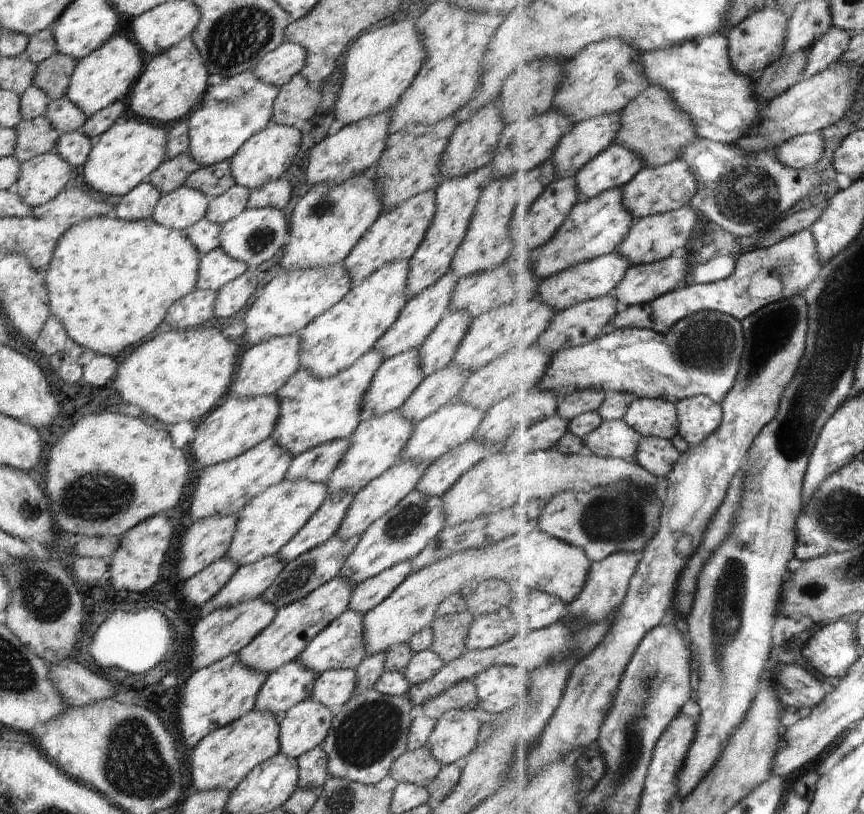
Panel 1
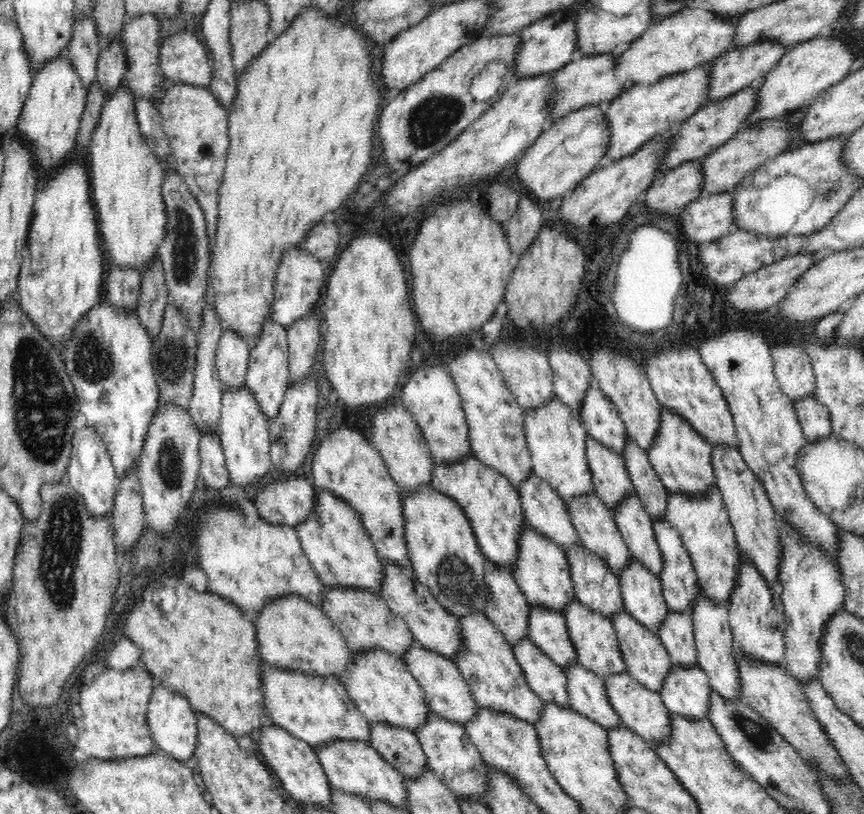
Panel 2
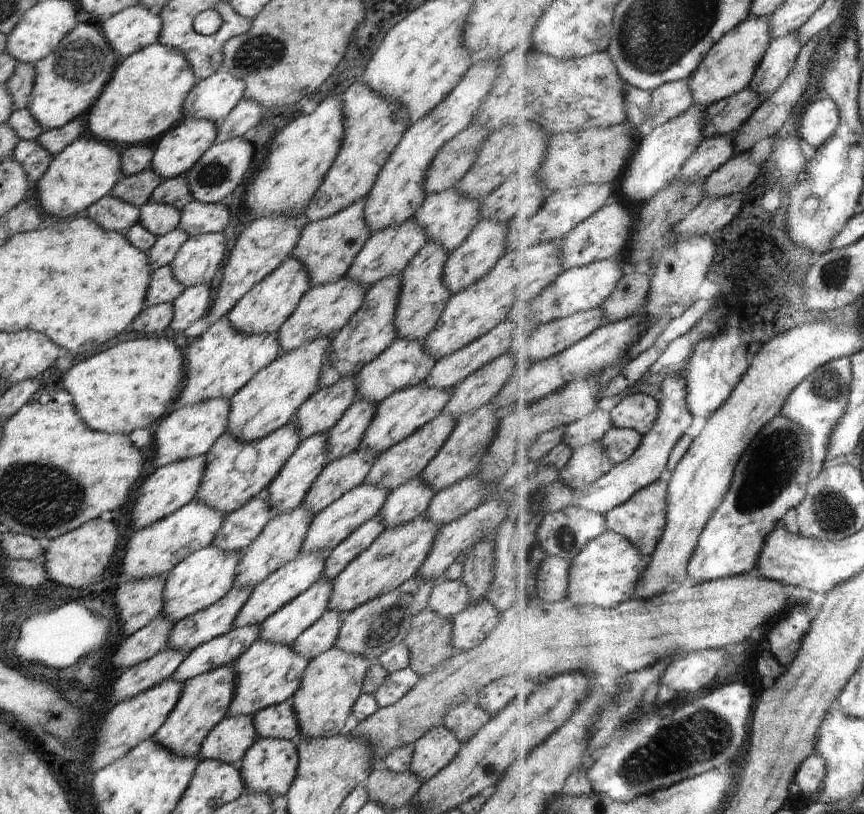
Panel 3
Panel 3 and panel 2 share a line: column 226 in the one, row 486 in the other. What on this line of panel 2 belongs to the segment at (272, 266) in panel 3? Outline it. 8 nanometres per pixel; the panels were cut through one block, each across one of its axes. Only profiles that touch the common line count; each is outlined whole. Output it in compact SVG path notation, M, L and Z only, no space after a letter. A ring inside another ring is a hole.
M286 478L258 487L251 499L258 514L272 524L295 527L311 515L315 503L315 484L304 478Z

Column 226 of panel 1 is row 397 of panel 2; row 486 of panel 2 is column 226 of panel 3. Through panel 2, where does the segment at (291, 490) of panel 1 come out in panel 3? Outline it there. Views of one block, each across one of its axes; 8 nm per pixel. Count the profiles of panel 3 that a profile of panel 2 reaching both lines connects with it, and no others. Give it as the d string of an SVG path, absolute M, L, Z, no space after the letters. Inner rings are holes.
M214 545L190 553L190 556L178 563L166 576L162 593L162 615L172 624L176 624L226 596L226 593L233 588L240 554L238 551L223 551Z

